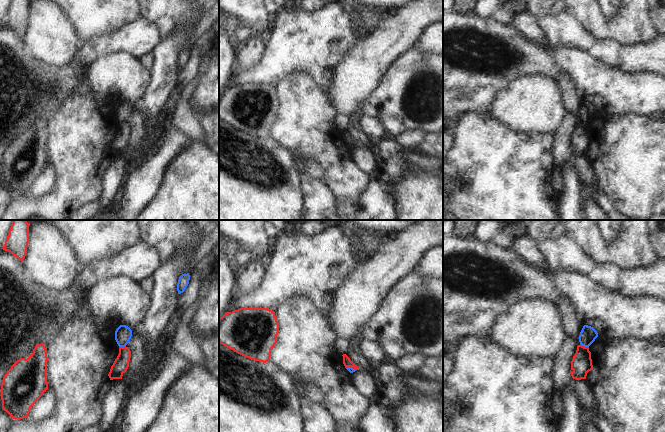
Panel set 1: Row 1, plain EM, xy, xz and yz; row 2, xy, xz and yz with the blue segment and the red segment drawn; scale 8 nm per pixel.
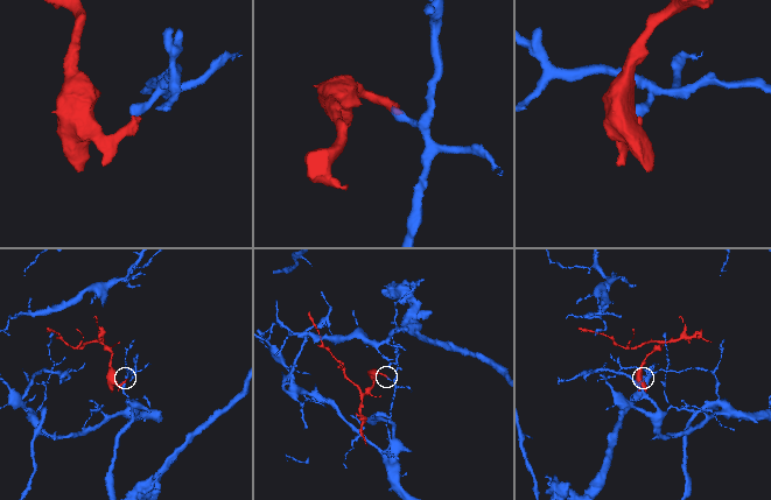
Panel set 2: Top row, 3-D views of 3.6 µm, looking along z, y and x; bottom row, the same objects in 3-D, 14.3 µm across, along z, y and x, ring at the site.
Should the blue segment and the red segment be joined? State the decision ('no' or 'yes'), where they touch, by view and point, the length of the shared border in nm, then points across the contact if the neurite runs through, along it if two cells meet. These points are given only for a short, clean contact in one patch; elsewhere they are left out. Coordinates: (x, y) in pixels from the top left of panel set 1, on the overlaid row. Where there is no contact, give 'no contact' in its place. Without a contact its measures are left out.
no; contact yz (584, 346); length 80 nm; border yz (580, 343), (588, 347)

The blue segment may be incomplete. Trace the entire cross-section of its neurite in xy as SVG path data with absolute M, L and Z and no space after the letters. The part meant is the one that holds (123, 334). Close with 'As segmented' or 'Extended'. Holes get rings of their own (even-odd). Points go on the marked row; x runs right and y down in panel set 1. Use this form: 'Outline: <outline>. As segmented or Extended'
Outline: M120 325L115 331L115 340L119 347L125 347L132 337L132 330L126 325Z. As segmented.

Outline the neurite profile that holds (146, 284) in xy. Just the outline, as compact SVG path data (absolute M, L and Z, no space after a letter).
M148 276L144 279L142 279L139 282L139 287L148 295L151 295L151 291L153 288L153 280L151 276Z

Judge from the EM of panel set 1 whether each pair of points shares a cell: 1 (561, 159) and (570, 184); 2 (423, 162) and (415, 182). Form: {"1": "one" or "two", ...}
{"1": "two", "2": "two"}

